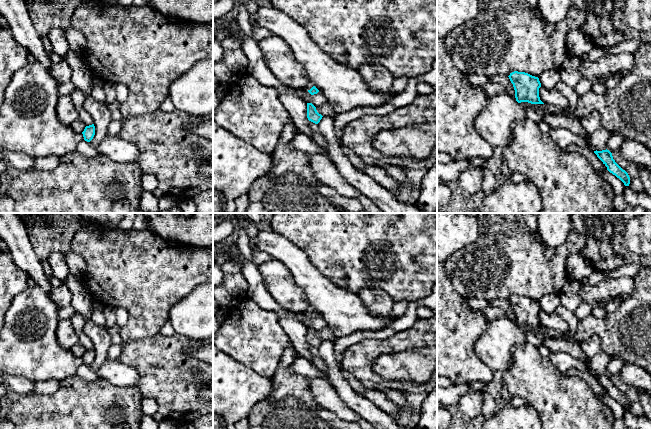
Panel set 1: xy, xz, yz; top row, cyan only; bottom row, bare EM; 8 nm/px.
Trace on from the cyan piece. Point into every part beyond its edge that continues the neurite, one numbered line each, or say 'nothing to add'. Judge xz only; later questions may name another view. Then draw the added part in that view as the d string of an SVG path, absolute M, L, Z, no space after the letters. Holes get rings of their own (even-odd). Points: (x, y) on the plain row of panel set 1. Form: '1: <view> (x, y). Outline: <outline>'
nothing to add

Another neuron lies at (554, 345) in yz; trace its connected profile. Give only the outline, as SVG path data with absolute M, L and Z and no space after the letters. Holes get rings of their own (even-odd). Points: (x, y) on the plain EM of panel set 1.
M548 338L545 339L543 344L549 349L550 353L555 353L555 352L568 353L576 359L585 362L589 361L589 359L583 352L581 345L578 343L574 343L564 339Z

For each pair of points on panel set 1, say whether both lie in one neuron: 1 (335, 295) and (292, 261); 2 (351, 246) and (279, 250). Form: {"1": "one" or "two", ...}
{"1": "one", "2": "two"}

